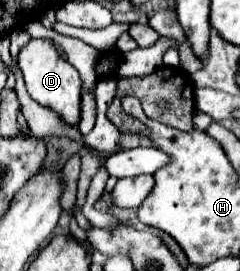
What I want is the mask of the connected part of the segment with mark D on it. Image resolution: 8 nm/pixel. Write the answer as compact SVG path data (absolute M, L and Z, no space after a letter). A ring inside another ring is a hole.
M30 39L18 53L18 67L24 73L28 93L40 105L48 105L70 125L80 121L80 89L82 79L78 71L68 63L66 55L56 49L52 39Z

